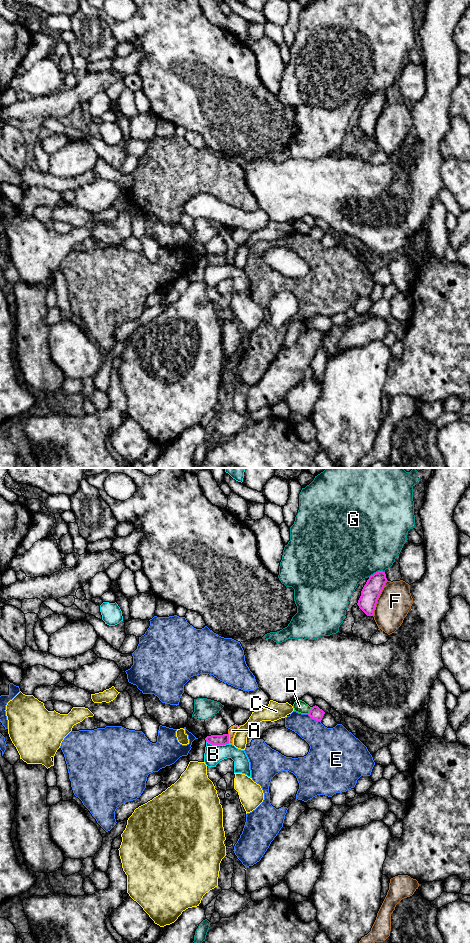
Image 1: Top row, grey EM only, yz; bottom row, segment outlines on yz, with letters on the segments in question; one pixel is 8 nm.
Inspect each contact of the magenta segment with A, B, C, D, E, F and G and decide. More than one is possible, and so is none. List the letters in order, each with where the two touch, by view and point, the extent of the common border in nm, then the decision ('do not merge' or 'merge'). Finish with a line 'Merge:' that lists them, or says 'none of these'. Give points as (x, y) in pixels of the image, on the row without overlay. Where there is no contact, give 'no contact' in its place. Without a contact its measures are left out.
A: yz (228, 258) | 100 nm | do not merge
B: yz (217, 264) | 190 nm | do not merge
C: yz (239, 246) | 40 nm | do not merge
D: yz (310, 230) | 70 nm | do not merge
E: yz (314, 239) | 130 nm | do not merge
F: yz (378, 117) | 320 nm | do not merge
G: yz (376, 92) | 140 nm | do not merge
Merge: none of these

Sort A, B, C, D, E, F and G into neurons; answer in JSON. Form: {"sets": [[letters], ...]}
{"sets": [["A"], ["B"], ["C"], ["D"], ["E"], ["F"], ["G"]]}

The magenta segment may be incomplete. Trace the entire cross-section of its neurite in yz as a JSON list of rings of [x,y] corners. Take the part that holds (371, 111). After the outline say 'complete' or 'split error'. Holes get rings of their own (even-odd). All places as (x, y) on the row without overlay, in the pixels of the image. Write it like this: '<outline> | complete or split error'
[[[378,91],[371,95],[364,105],[357,125],[367,136],[374,136],[377,120],[386,102],[385,92]]] | complete

